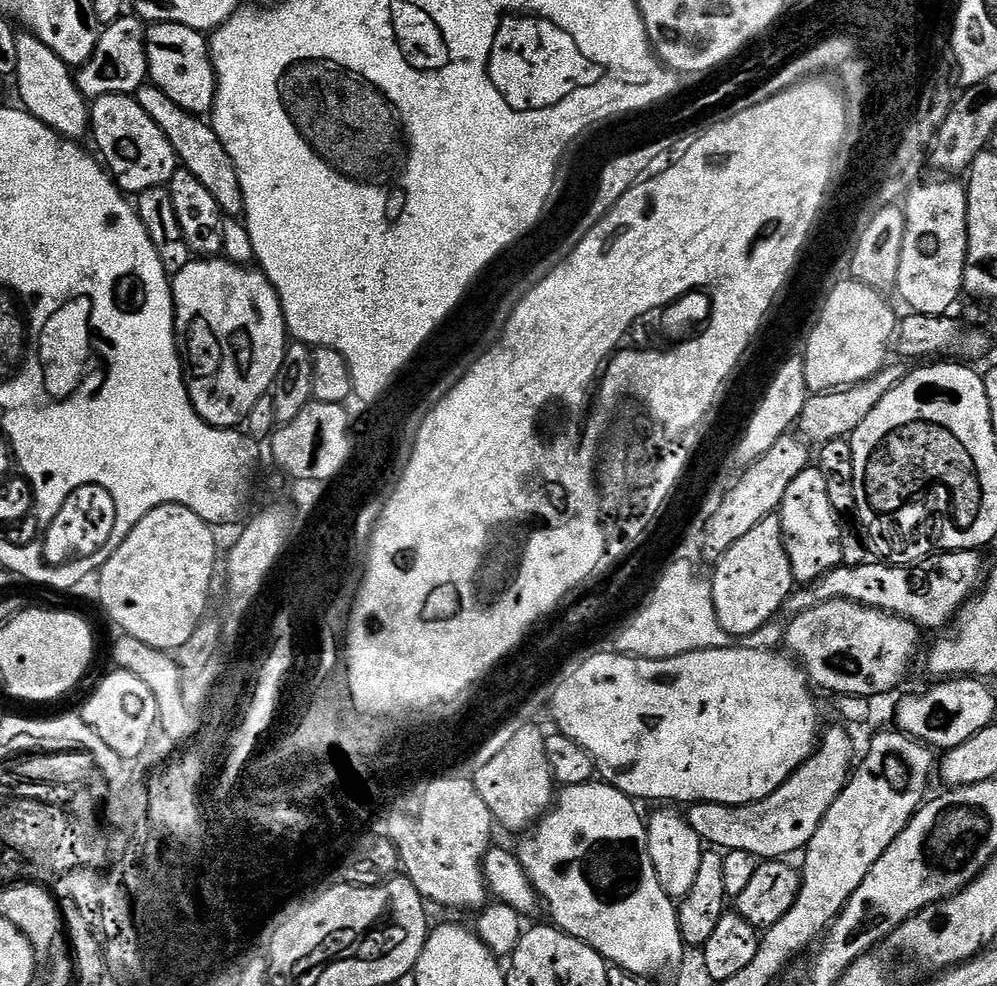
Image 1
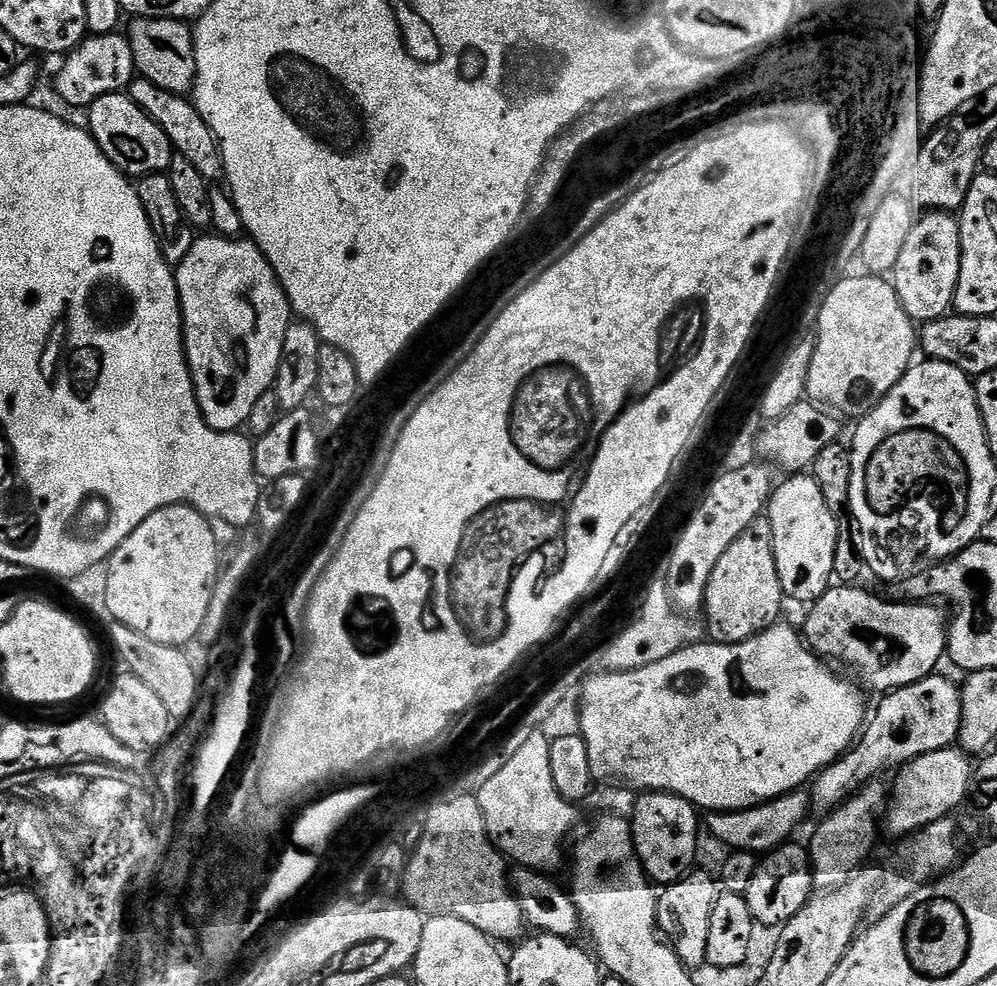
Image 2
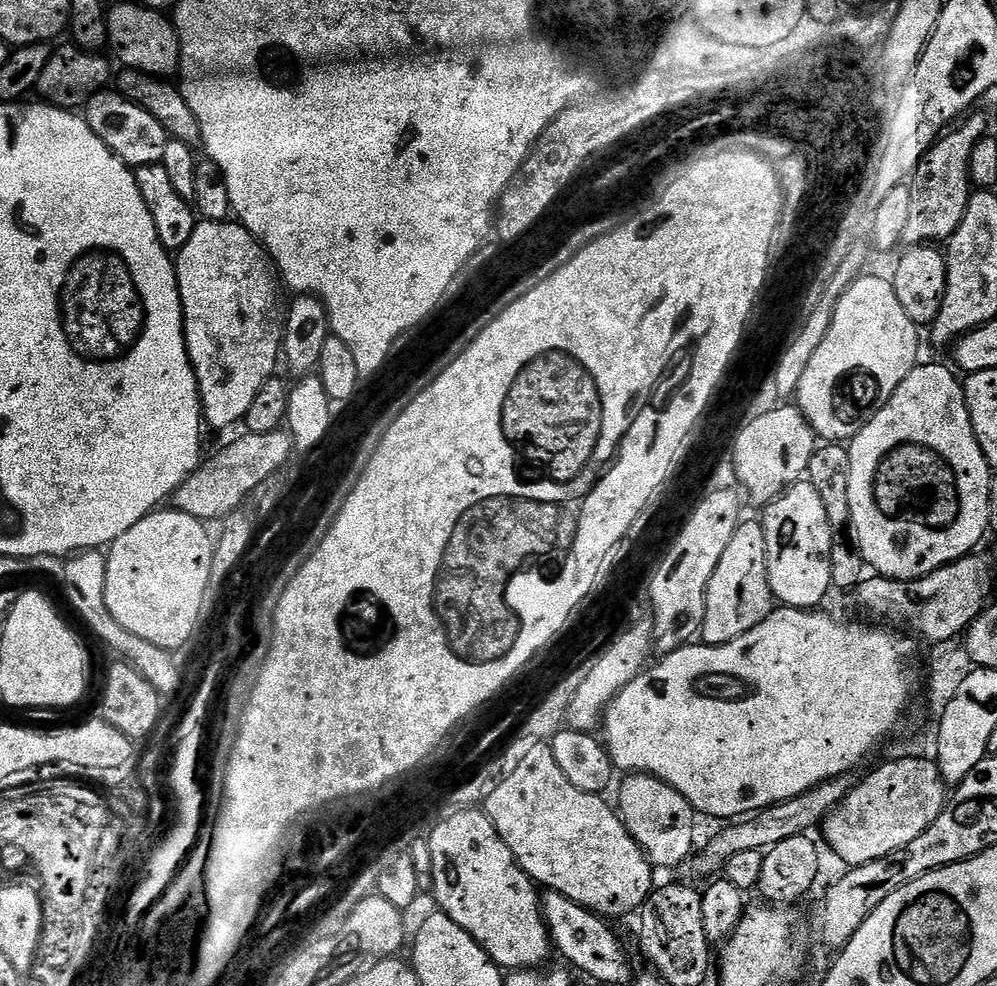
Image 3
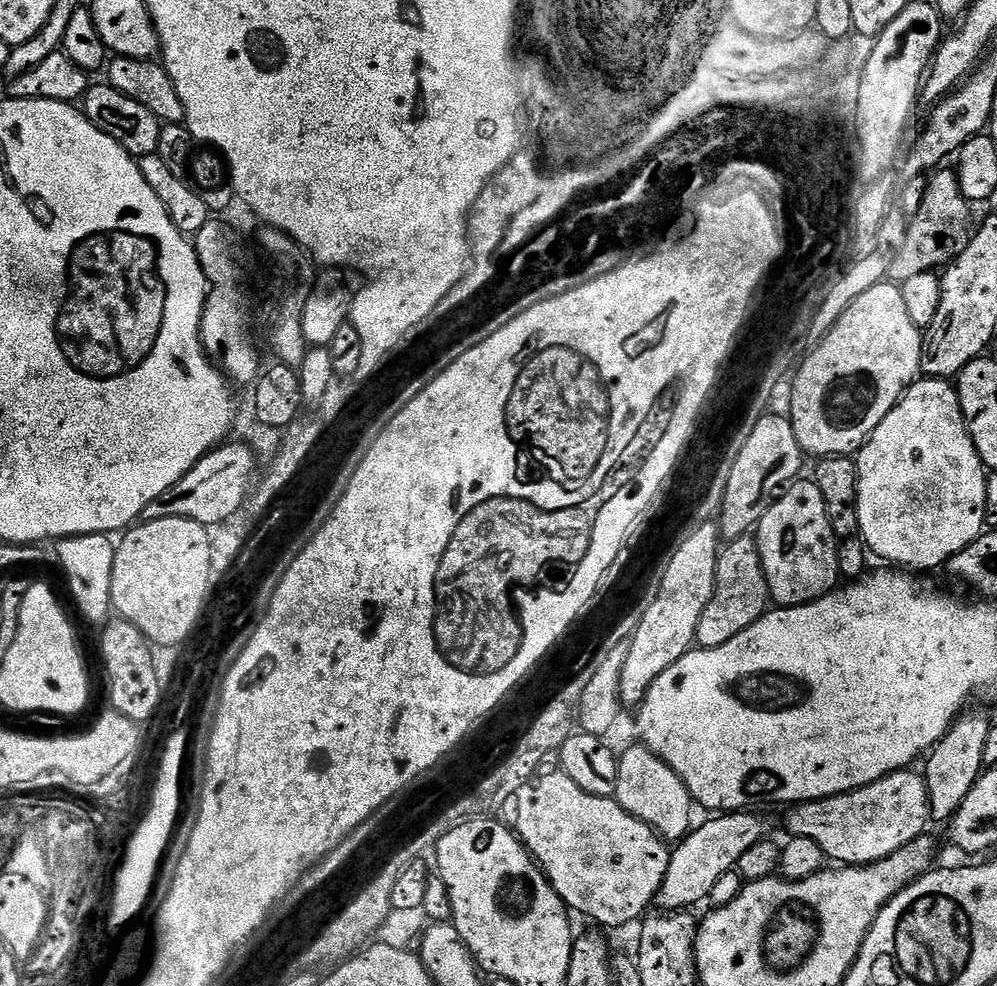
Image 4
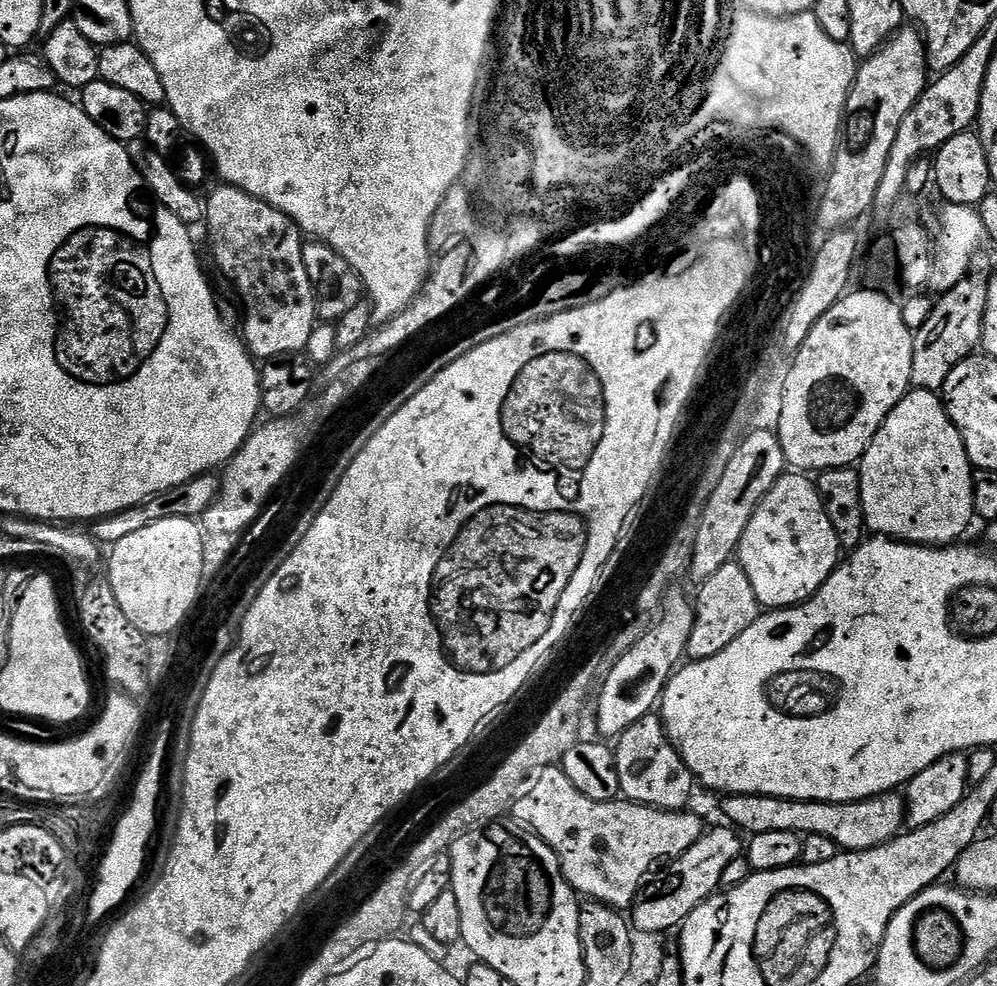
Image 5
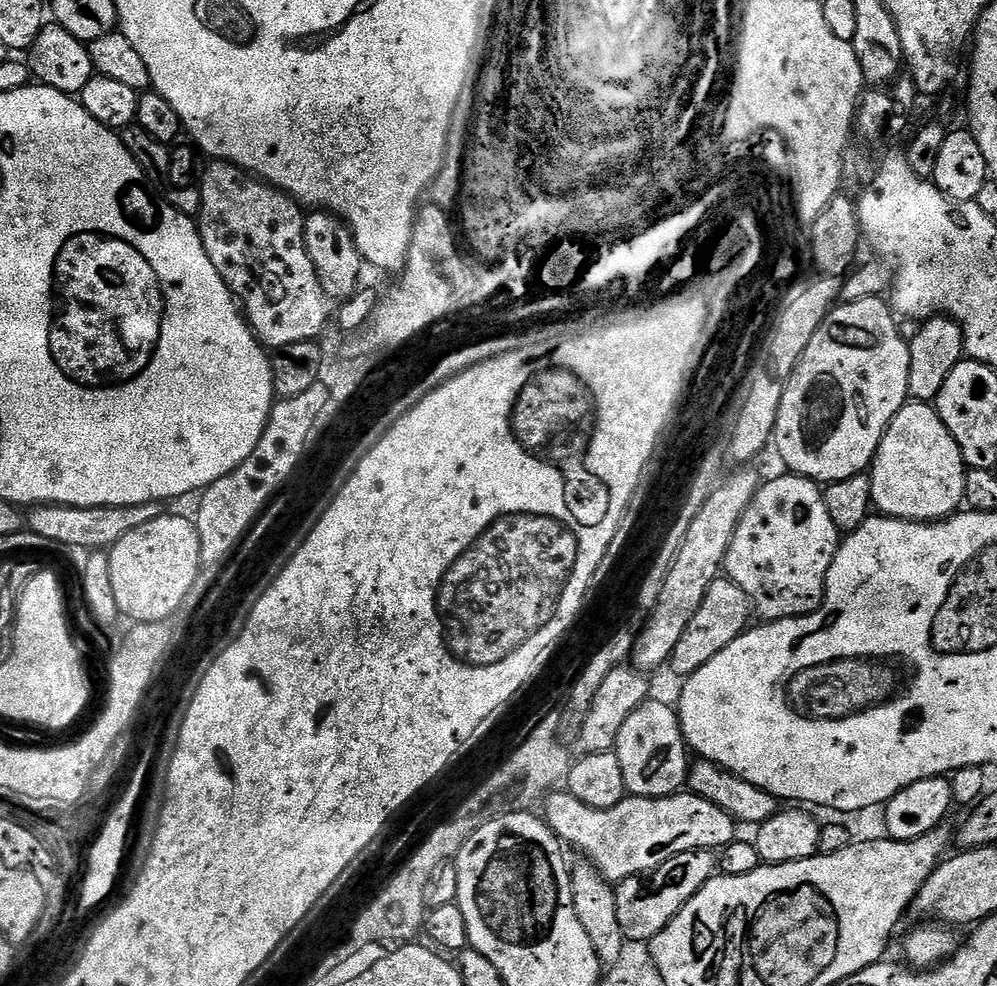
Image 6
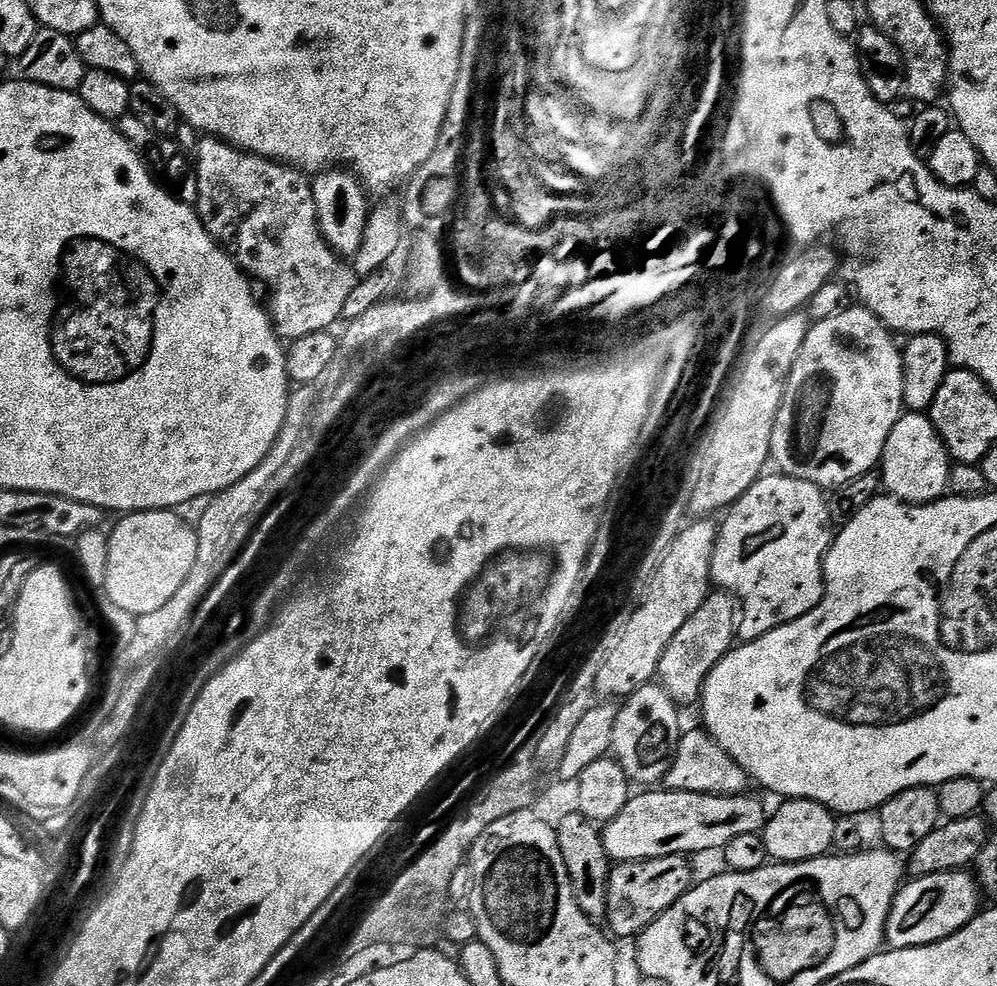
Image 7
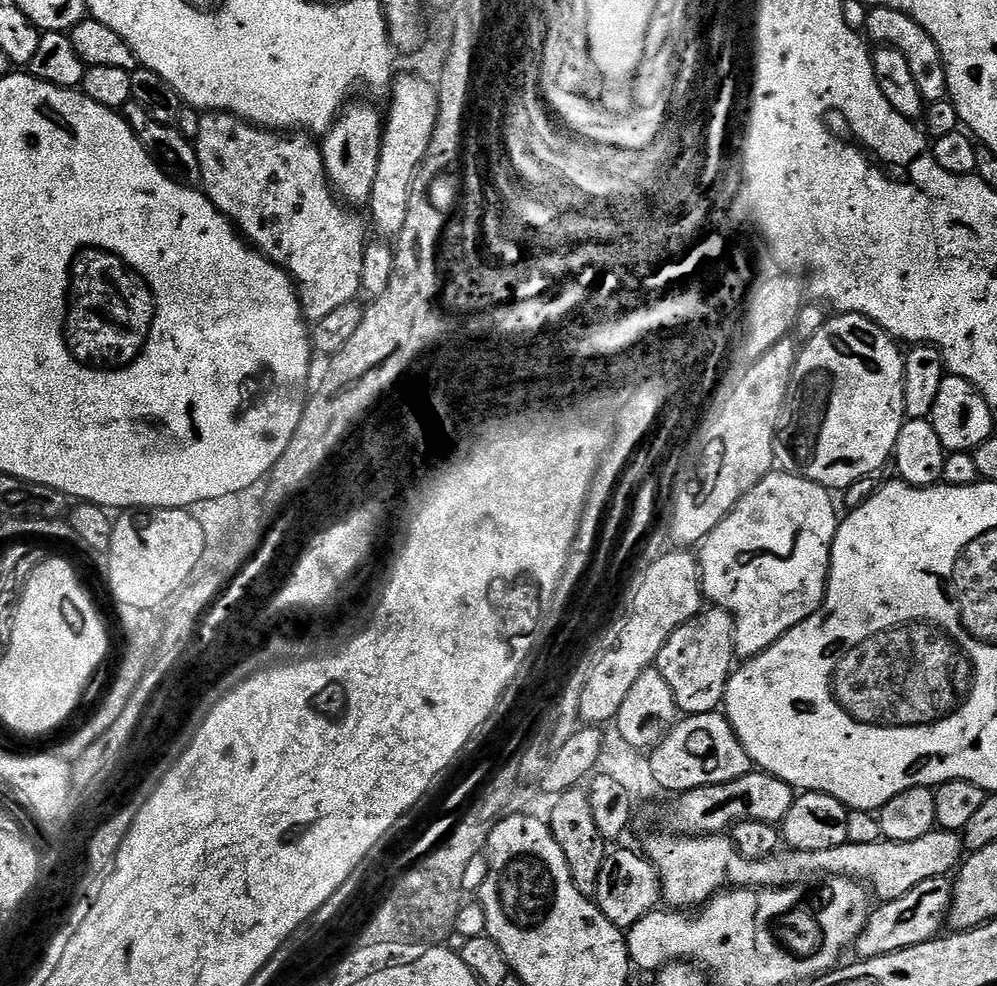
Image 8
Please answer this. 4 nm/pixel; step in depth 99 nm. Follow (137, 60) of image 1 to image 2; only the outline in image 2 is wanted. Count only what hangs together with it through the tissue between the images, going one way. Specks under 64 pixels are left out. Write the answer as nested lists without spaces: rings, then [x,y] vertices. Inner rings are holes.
[[[119,31],[105,36],[89,35],[84,43],[63,57],[64,65],[56,72],[56,92],[64,104],[87,110],[95,100],[106,94],[124,92],[137,75],[134,54],[127,35]]]

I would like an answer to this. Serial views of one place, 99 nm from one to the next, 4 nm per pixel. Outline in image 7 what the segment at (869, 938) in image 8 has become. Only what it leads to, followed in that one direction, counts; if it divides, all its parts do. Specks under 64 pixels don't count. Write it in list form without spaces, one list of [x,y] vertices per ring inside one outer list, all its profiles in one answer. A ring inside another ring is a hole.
[[[968,870],[939,872],[909,879],[896,893],[892,913],[884,927],[887,947],[917,948],[950,938],[965,928],[981,911],[980,900],[980,885],[975,875]]]

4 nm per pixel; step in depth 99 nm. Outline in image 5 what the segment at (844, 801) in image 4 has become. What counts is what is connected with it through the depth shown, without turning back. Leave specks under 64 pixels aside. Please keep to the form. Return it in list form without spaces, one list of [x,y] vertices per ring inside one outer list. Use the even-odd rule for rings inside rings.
[[[899,791],[884,792],[869,800],[831,804],[817,800],[787,800],[777,796],[725,795],[724,816],[731,827],[747,834],[771,834],[773,830],[786,830],[804,836],[825,836],[836,843],[837,849],[850,852],[870,850],[887,840],[901,835],[906,824],[906,800]]]

